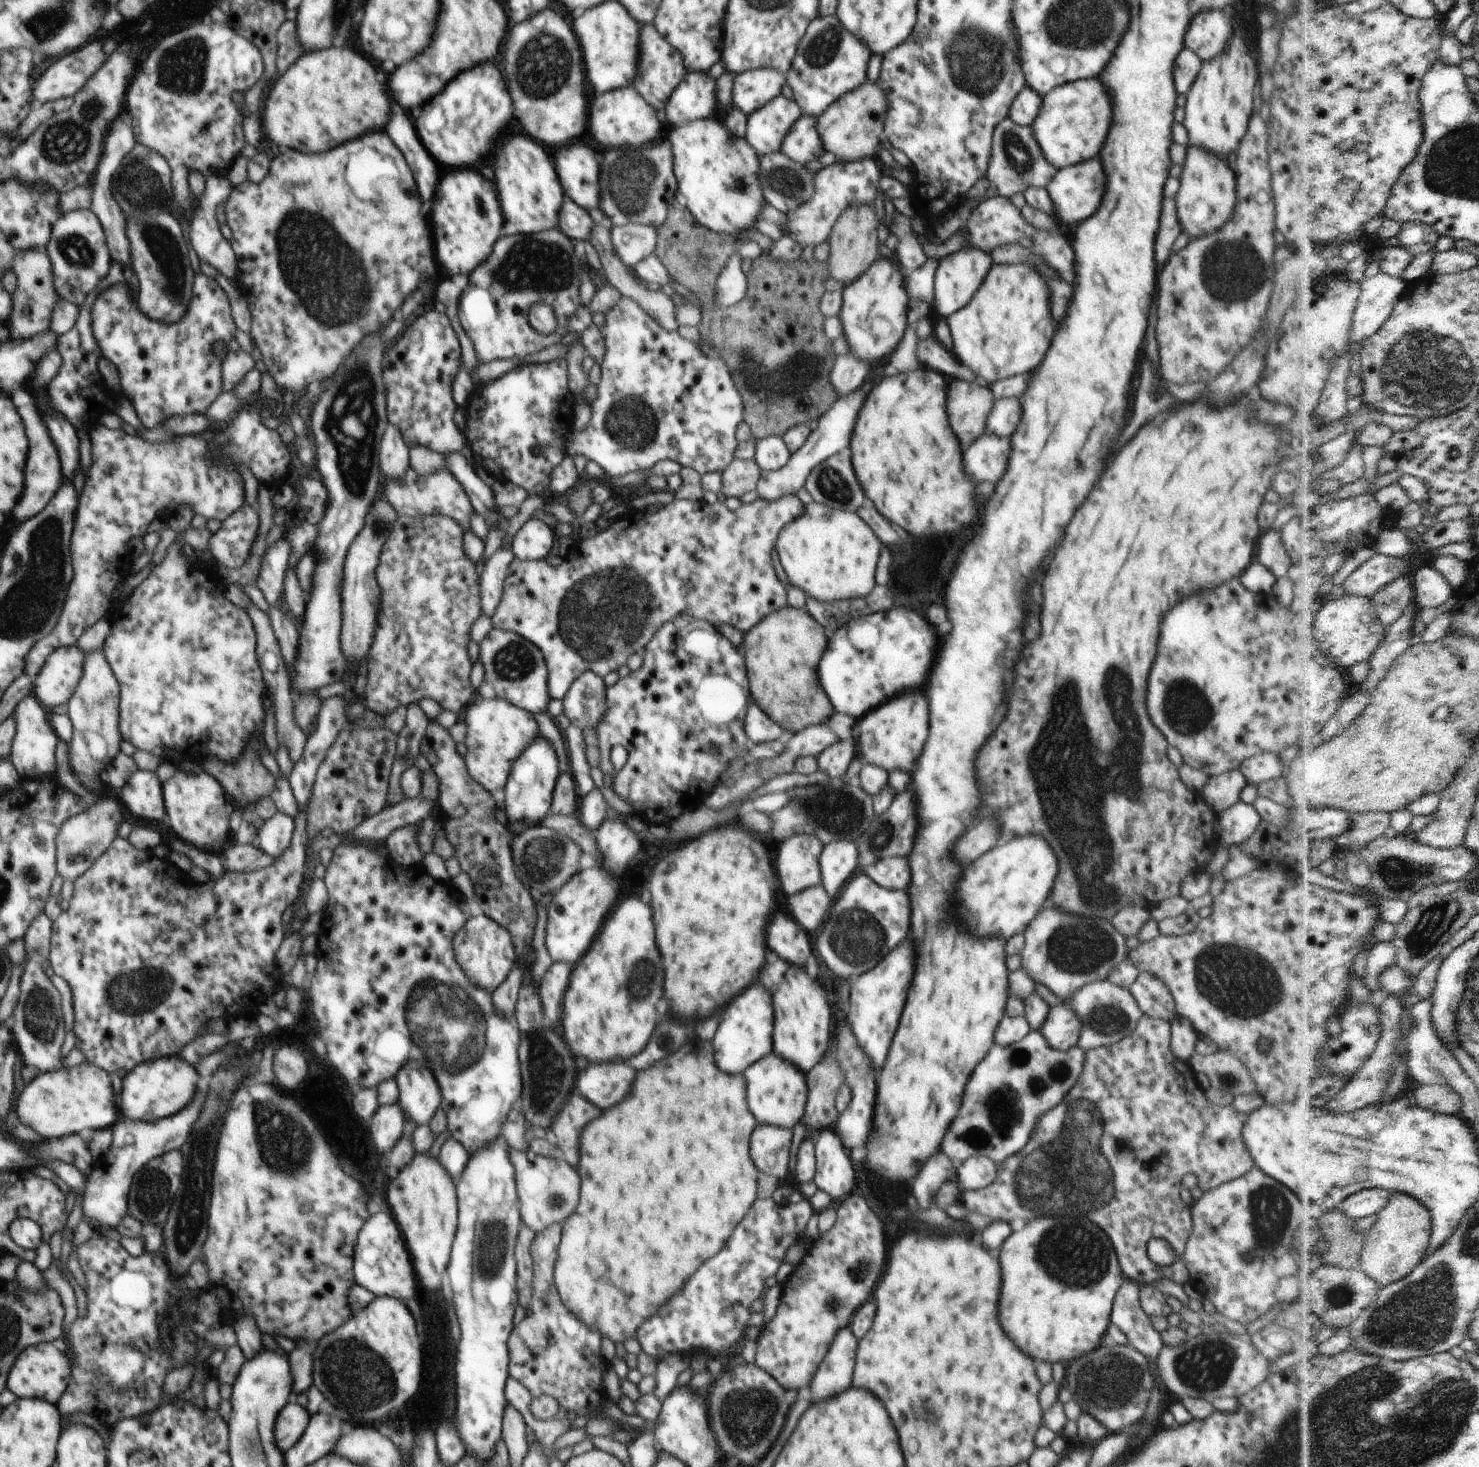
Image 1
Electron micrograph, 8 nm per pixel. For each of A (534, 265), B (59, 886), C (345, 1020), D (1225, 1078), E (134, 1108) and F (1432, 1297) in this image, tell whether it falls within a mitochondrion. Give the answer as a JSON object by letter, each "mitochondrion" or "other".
{"A":"mitochondrion","B":"other","C":"other","D":"mitochondrion","E":"other","F":"mitochondrion"}

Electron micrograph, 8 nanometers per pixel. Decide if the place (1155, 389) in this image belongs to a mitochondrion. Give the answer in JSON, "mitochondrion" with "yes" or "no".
{"mitochondrion":"yes"}

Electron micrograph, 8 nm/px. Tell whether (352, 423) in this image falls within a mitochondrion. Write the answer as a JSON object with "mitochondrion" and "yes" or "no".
{"mitochondrion":"yes"}

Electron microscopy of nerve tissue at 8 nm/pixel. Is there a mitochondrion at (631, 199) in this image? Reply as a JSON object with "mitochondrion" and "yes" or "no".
{"mitochondrion":"yes"}

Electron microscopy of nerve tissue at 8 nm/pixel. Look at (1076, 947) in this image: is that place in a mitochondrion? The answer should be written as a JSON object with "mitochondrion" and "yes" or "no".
{"mitochondrion":"yes"}

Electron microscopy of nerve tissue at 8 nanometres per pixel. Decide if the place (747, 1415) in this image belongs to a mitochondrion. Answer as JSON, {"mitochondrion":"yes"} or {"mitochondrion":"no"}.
{"mitochondrion":"yes"}

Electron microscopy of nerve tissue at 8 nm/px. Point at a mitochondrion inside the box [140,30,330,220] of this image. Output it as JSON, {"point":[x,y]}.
{"point":[182,71]}

